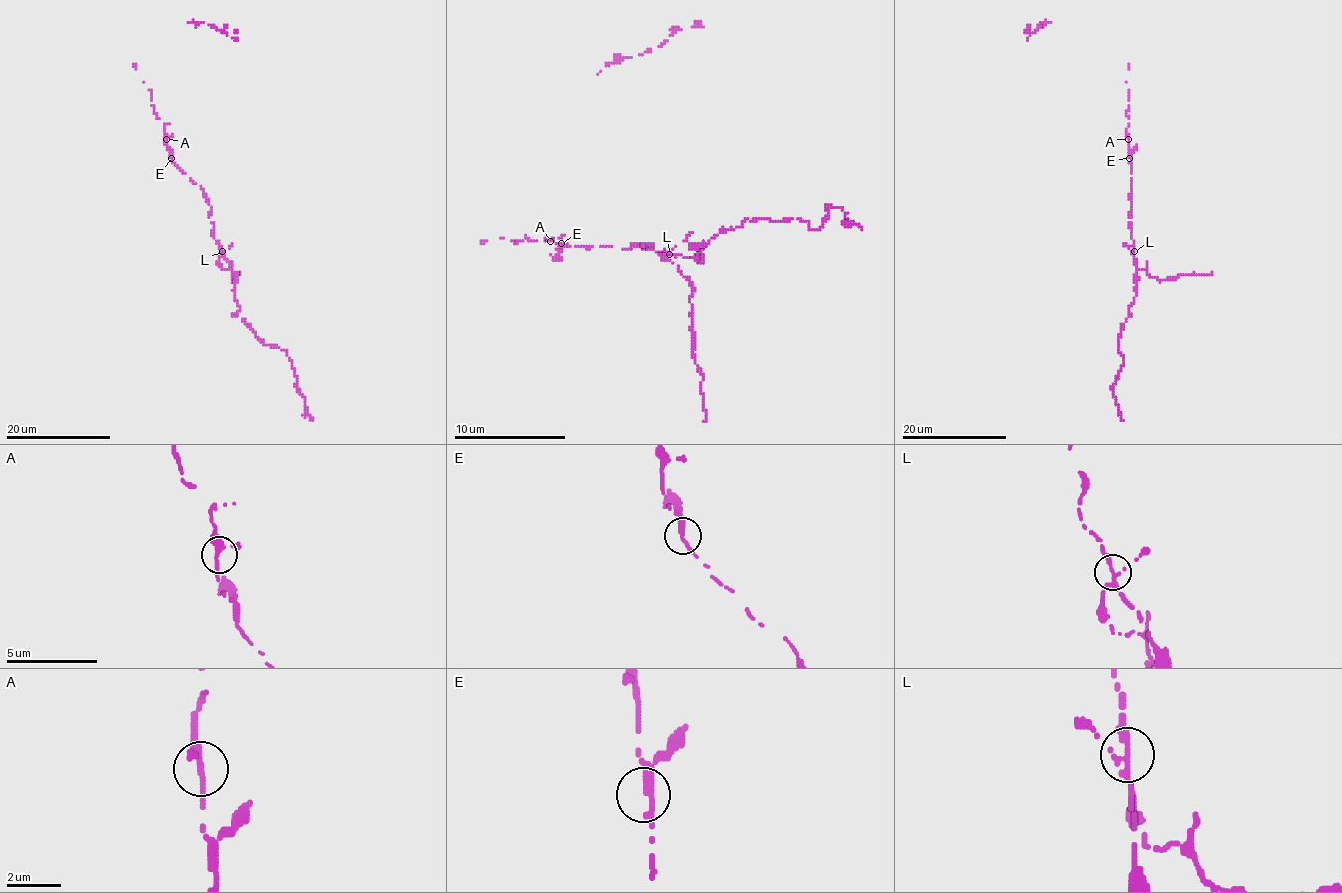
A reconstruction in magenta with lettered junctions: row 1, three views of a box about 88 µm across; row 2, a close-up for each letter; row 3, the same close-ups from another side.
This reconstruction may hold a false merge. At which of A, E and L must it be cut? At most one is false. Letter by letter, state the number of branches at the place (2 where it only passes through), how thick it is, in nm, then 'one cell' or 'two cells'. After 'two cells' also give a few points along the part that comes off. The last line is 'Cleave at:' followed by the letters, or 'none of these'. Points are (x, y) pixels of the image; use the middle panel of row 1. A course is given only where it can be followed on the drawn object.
A: branches 3; calibre 240 nm; one cell
E: branches 3; calibre 240 nm; one cell
L: branches 3; calibre 220 nm; two cells; course (670, 255), (664, 257), (689, 282), (692, 293), (692, 346), (703, 377), (700, 393), (706, 413), (703, 421)
Cleave at: L

